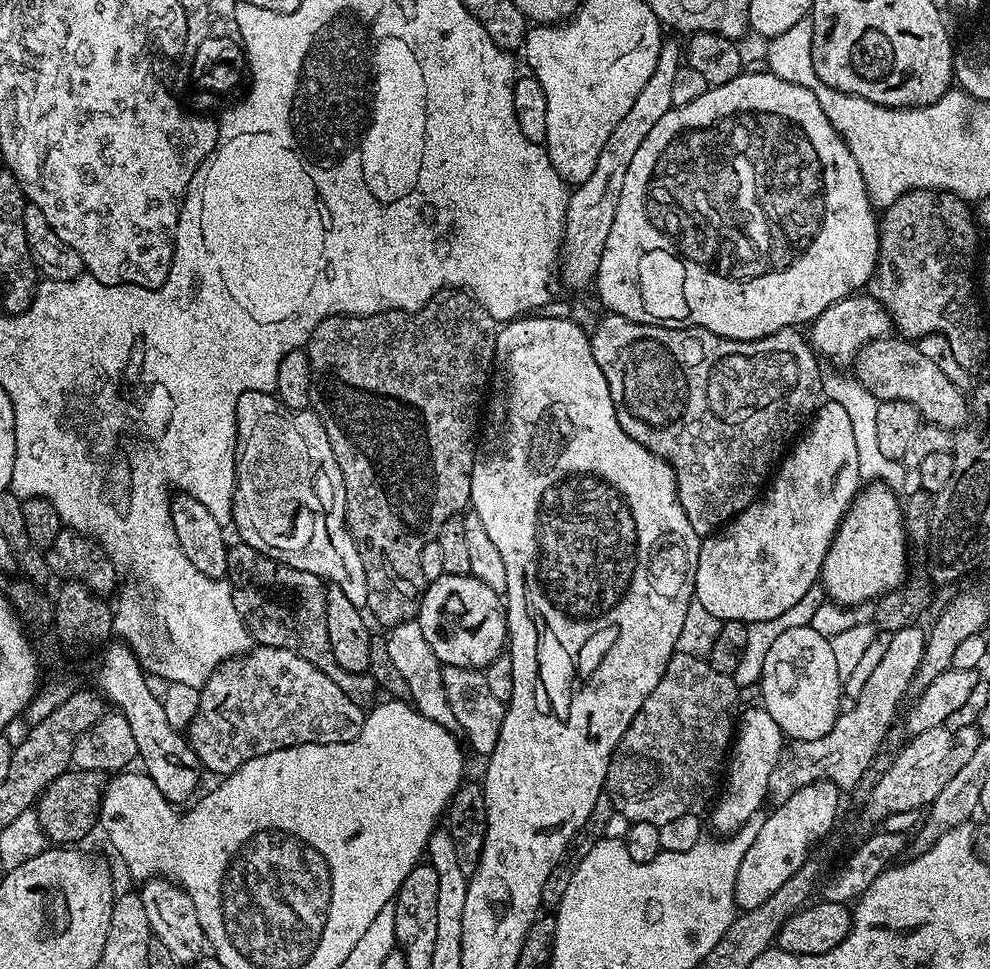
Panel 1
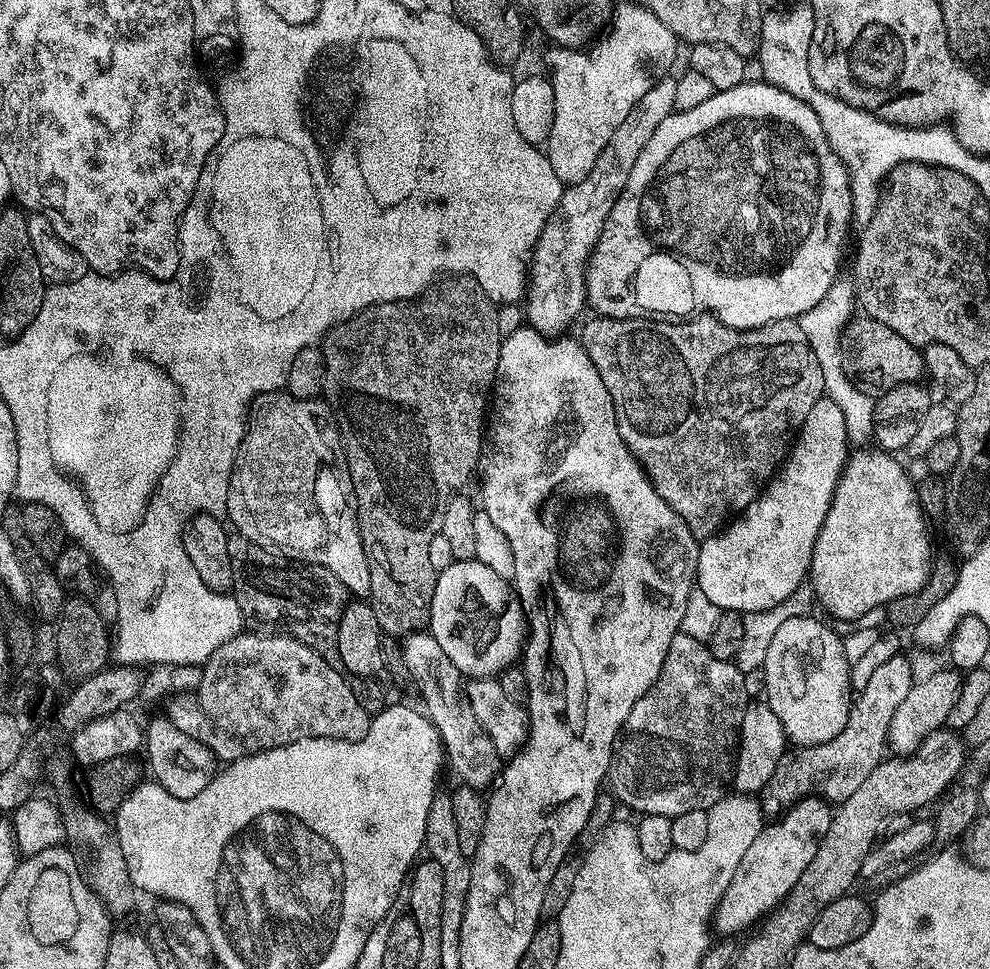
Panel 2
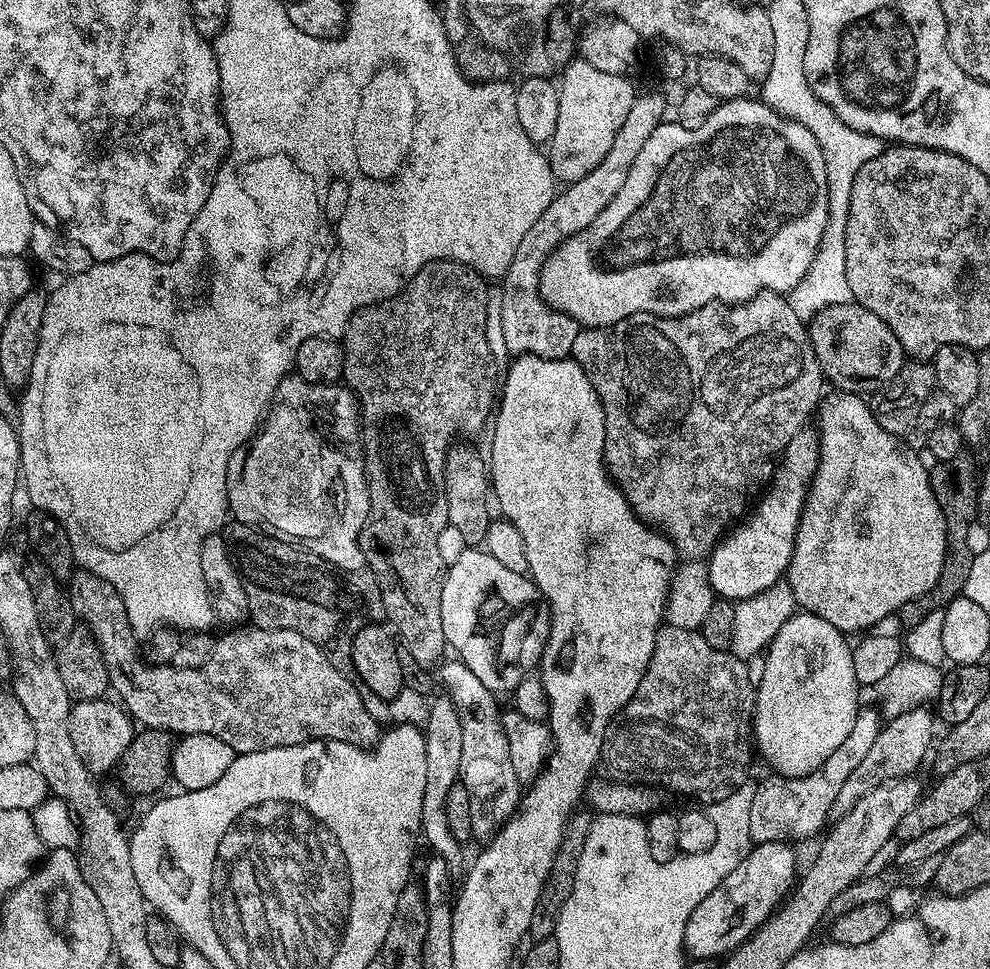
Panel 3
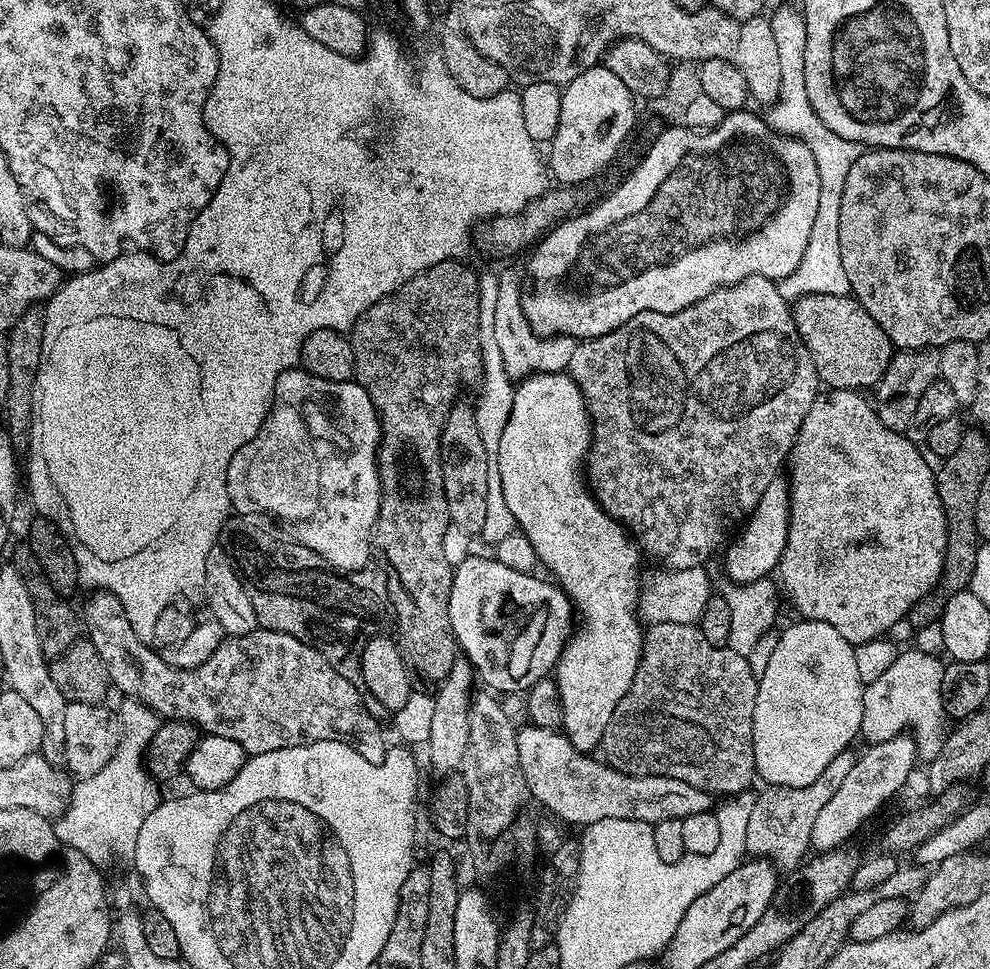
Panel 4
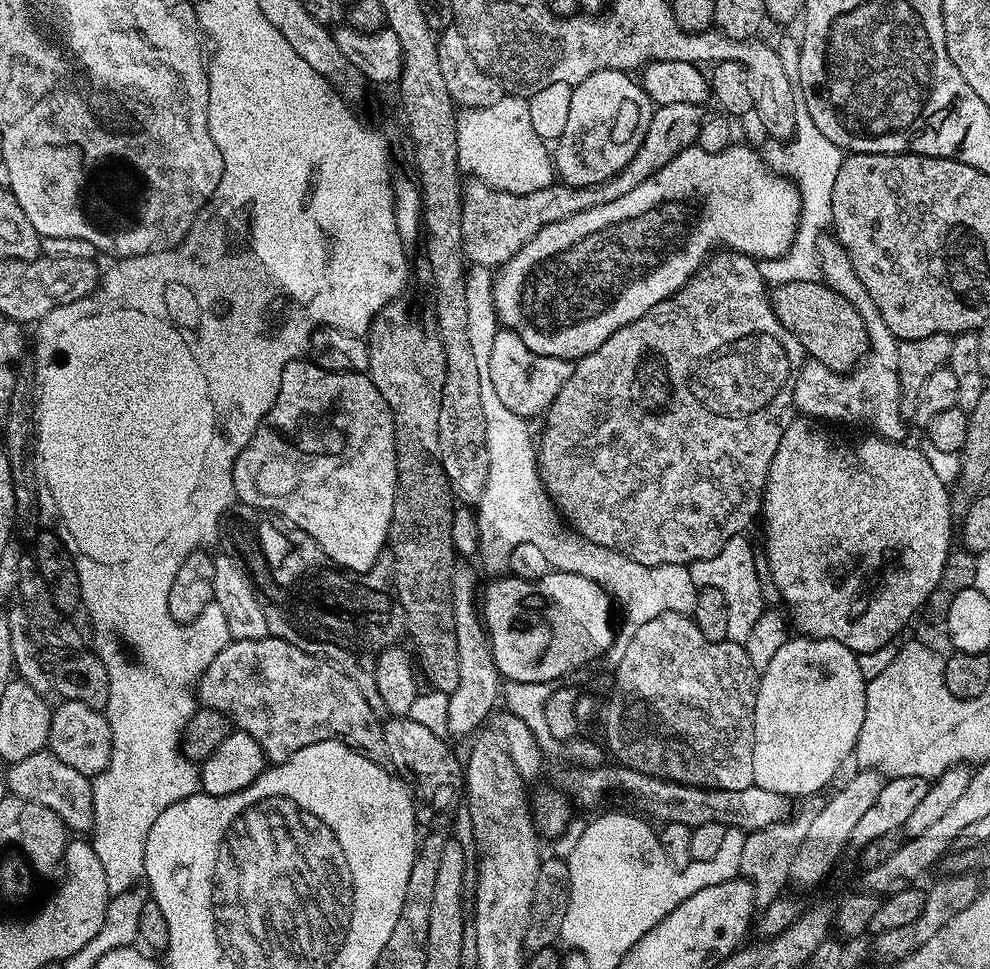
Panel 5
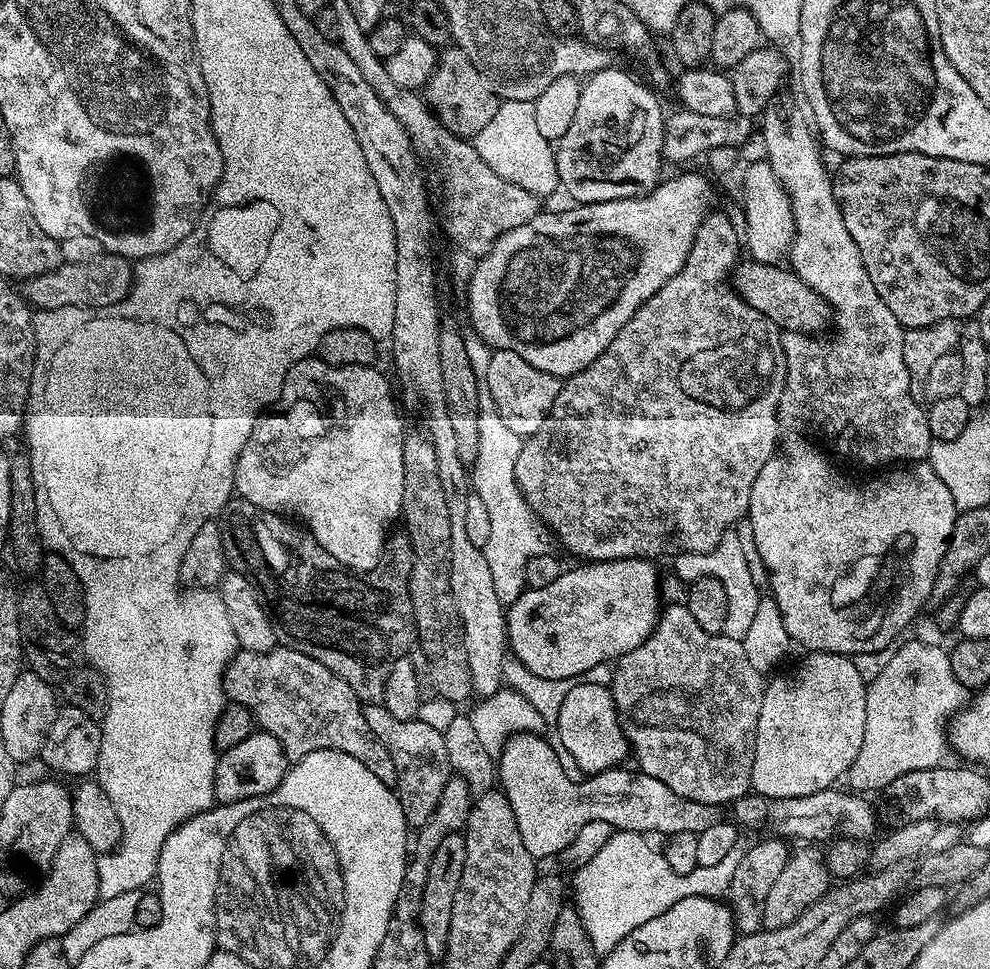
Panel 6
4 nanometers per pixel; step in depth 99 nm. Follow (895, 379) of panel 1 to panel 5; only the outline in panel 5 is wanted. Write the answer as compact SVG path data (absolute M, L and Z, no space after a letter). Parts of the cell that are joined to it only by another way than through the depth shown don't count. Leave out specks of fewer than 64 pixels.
M815 279L806 282L778 284L771 289L770 299L774 314L782 322L783 328L790 330L790 334L796 336L796 340L803 346L805 353L811 359L822 362L822 366L835 372L851 372L868 353L868 335L862 314L858 314L856 307L846 298L842 298L842 294L829 288L827 283Z

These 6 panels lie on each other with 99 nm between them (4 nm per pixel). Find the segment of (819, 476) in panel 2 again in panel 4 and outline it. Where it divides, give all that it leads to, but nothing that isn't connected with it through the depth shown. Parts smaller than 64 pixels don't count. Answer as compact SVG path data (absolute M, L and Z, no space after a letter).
M783 475L776 476L774 482L766 486L766 494L762 494L758 506L739 529L735 539L727 545L728 553L726 553L727 548L723 553L724 568L728 571L727 579L733 584L752 584L755 580L771 577L780 567L780 559L786 550L790 522L788 513L790 484L787 479L785 481L784 479Z

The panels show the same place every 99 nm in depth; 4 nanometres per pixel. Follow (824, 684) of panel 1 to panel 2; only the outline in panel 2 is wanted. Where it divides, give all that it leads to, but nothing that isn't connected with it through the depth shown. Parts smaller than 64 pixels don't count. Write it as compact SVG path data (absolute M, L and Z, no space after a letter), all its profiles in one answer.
M815 615L786 618L782 627L774 633L770 641L770 650L766 650L766 662L764 663L764 696L778 714L778 722L782 722L784 735L793 745L809 746L830 742L846 726L846 718L850 707L850 663L844 653L844 641L841 633L835 627L823 624L815 620Z

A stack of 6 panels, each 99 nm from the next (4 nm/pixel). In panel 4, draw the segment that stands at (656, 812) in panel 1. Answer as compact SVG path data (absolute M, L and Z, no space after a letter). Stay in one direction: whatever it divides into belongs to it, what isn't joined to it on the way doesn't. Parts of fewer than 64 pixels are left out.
M662 622L647 625L644 633L644 649L640 655L638 670L634 674L634 682L630 682L630 690L626 690L622 702L618 702L618 710L614 710L614 718L610 718L604 731L603 759L612 768L622 770L622 774L678 778L678 782L690 782L690 786L698 786L698 790L706 790L720 798L731 798L738 792L749 791L753 787L752 780L757 779L756 759L754 758L754 702L757 694L758 678L754 670L750 670L748 658L738 654L733 648L727 646L719 648L706 642L706 638L700 633L696 624Z

